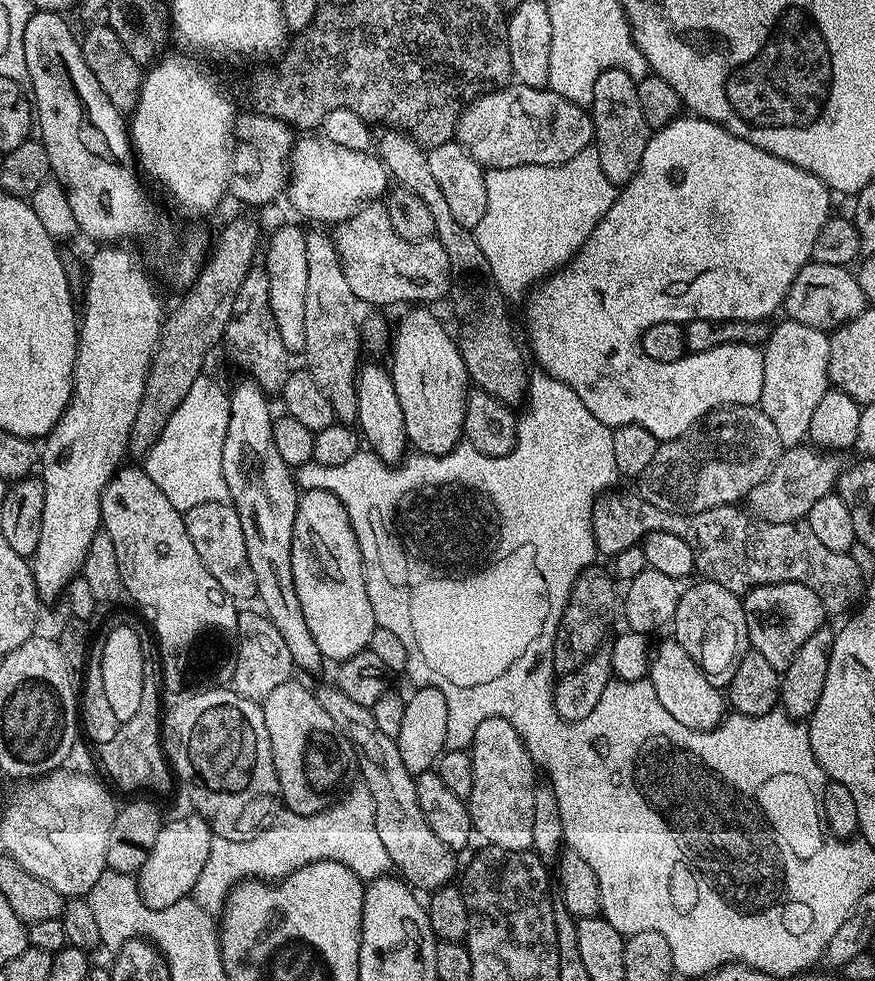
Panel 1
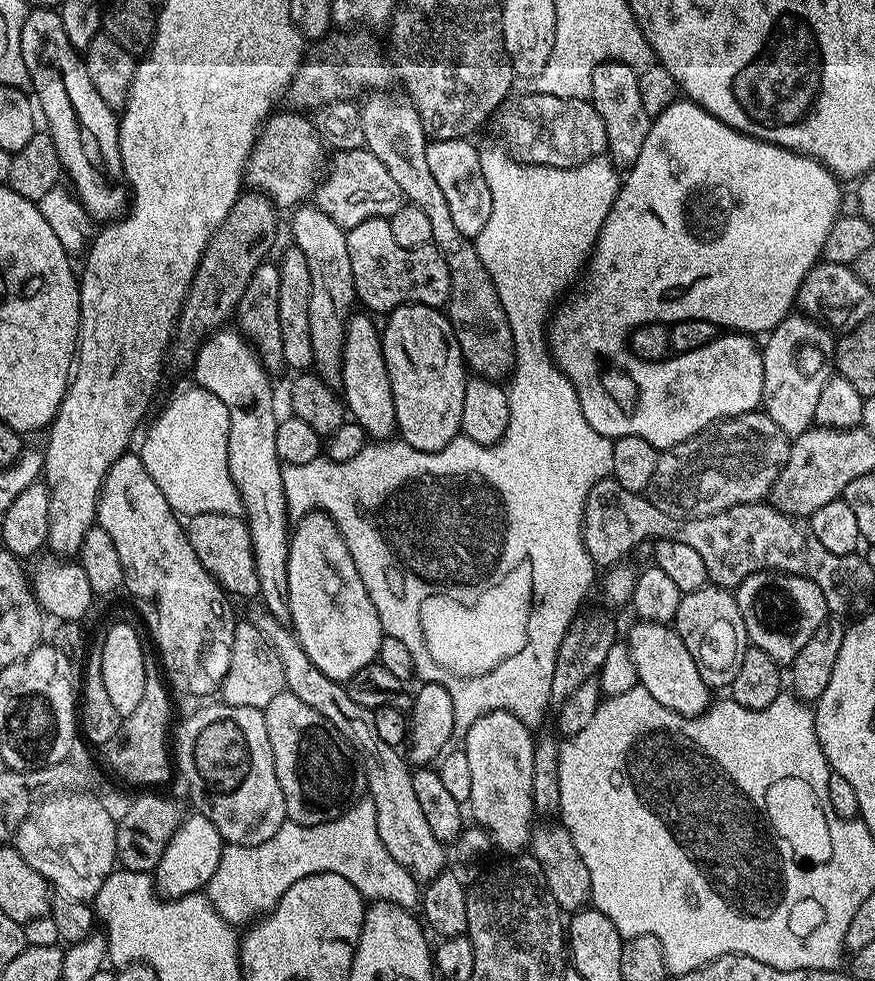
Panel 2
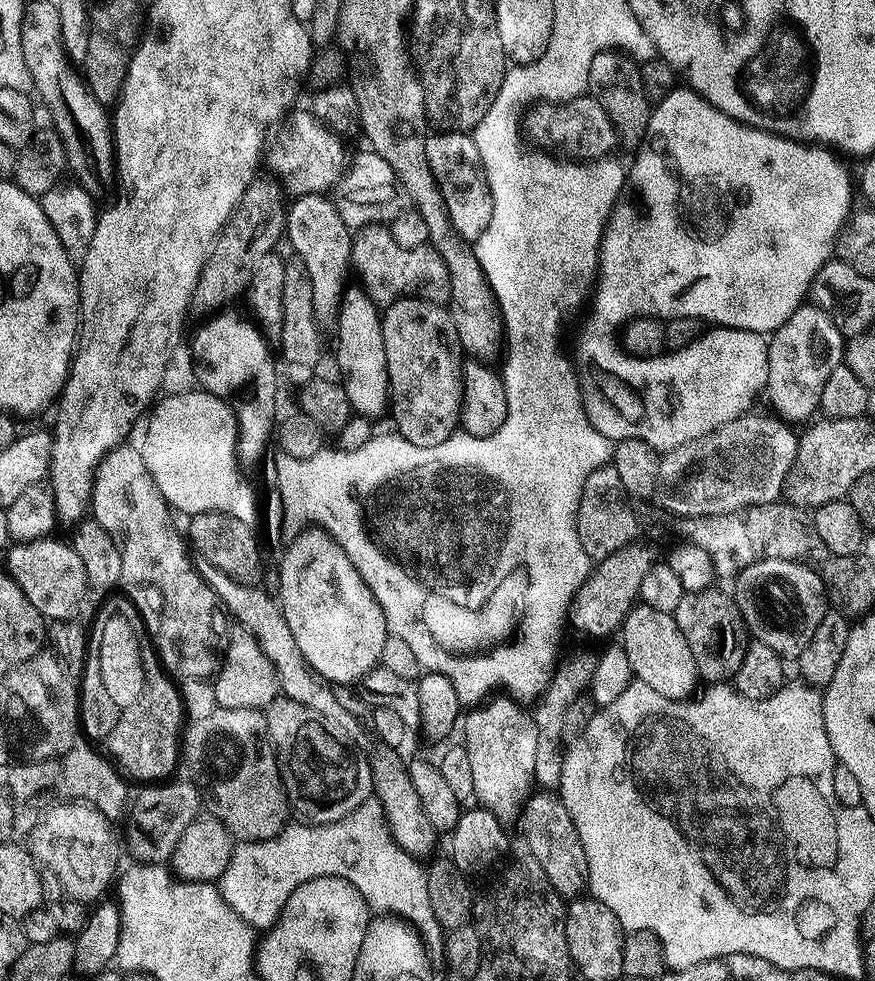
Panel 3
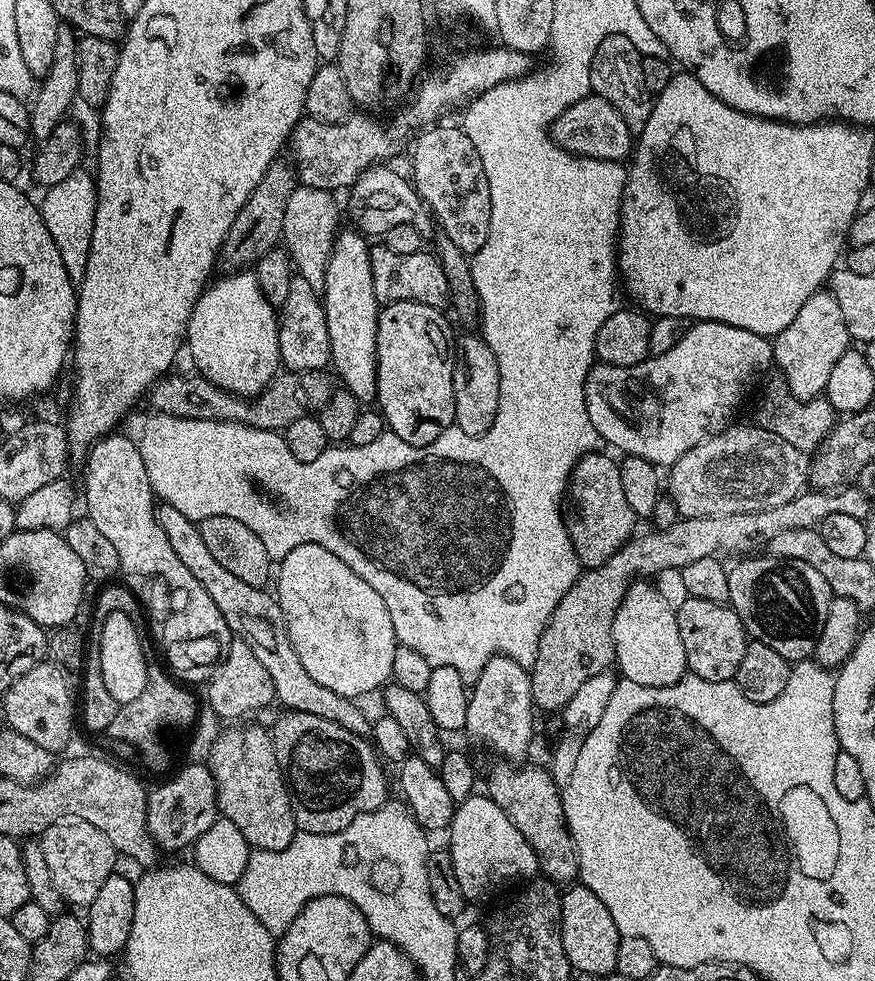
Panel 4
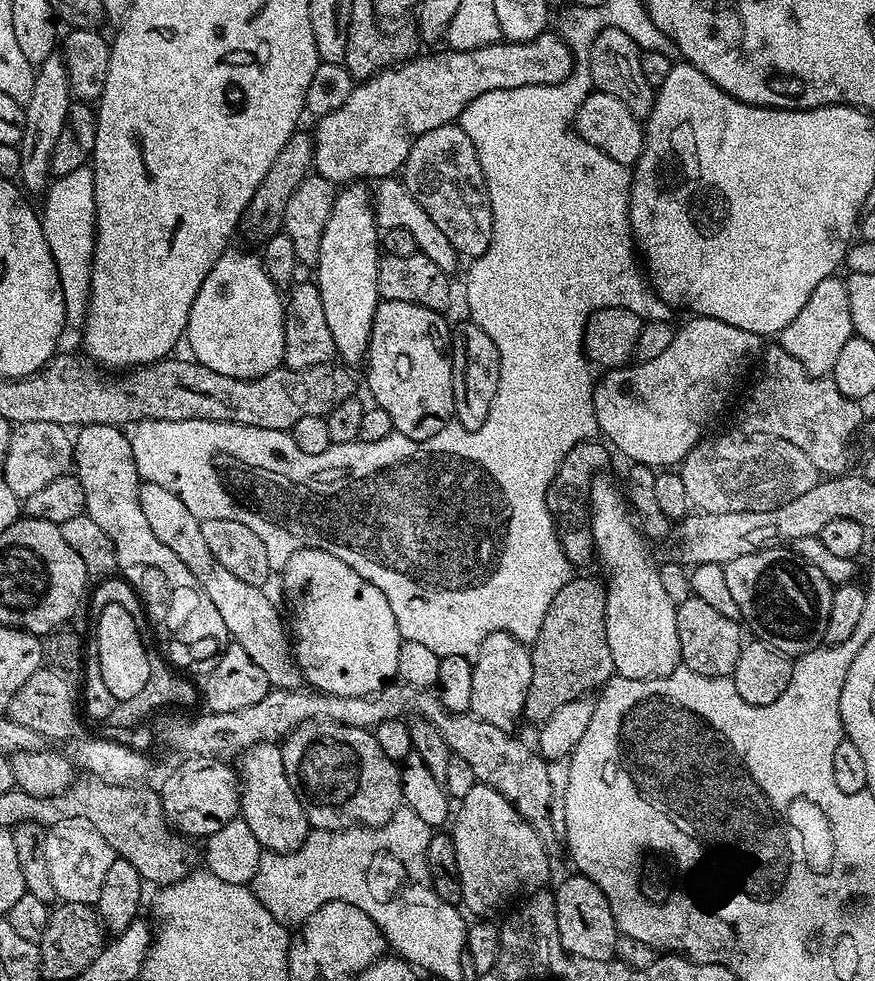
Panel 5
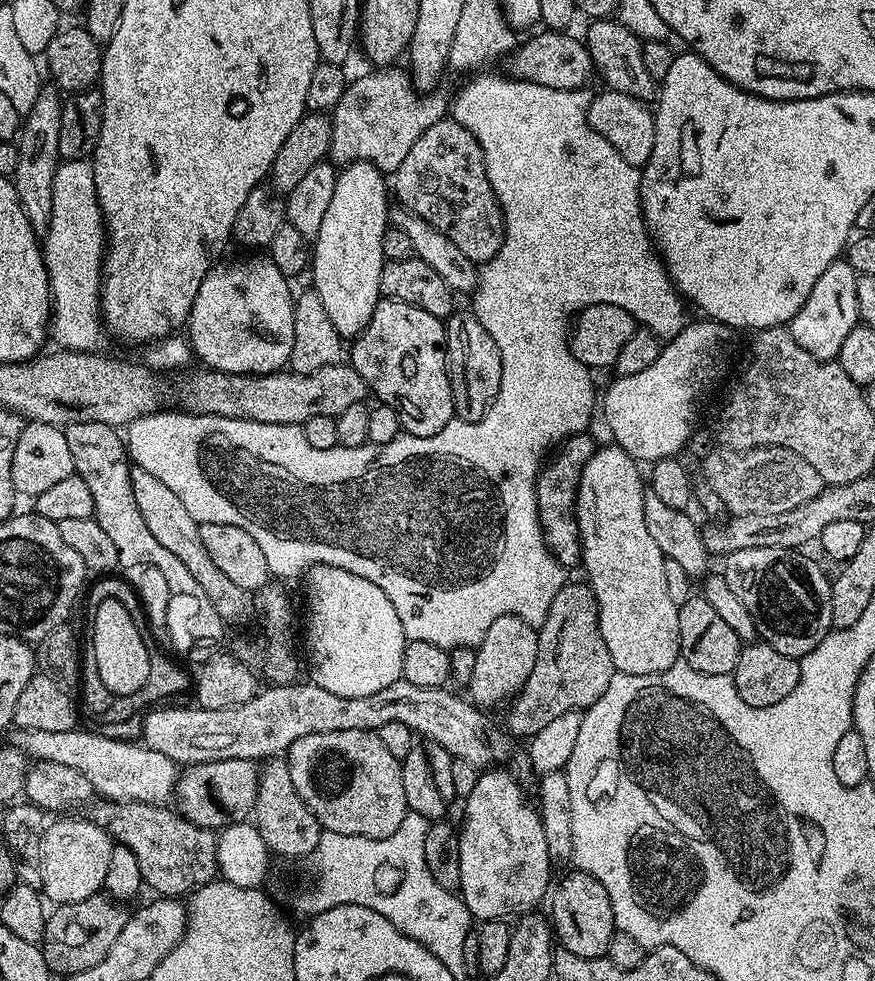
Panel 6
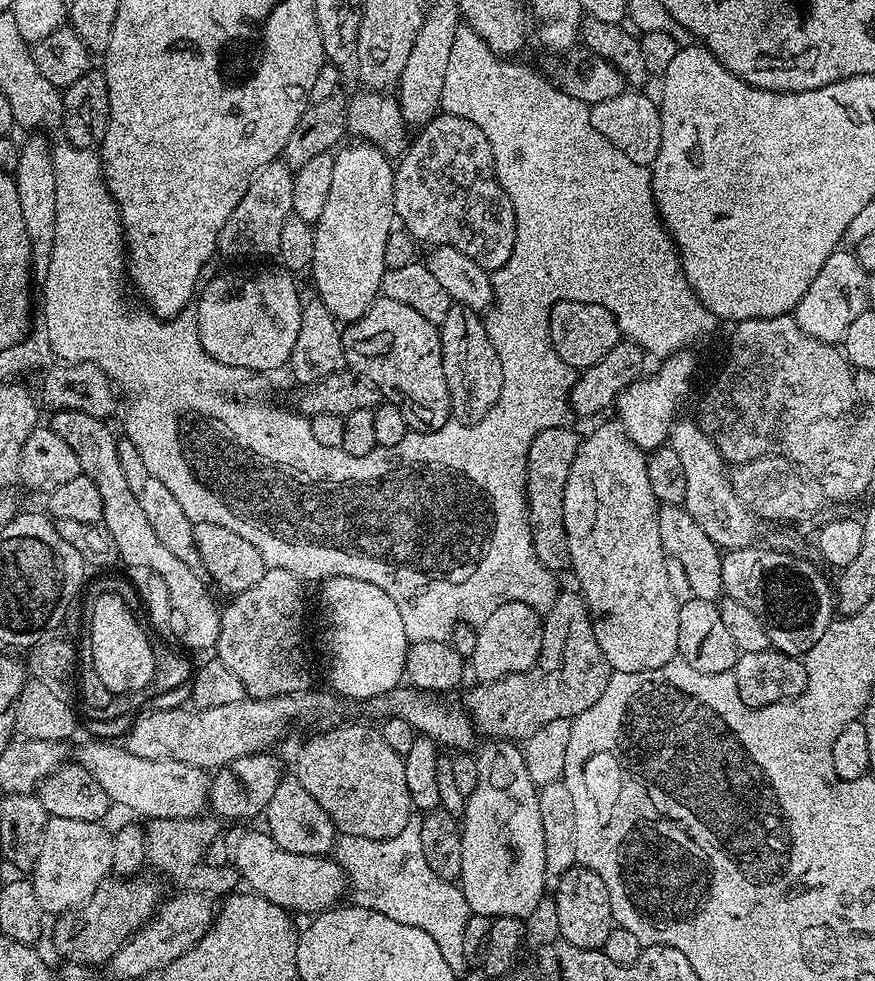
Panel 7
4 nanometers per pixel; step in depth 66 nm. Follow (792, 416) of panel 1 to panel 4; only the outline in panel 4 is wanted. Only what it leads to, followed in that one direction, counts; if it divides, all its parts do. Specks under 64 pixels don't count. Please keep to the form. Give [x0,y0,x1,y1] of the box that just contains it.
[772,290,850,398]

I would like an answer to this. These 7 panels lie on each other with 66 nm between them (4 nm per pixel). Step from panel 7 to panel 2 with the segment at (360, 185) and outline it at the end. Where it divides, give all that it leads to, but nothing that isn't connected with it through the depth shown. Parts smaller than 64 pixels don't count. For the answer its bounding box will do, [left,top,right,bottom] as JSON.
[340,315,397,442]

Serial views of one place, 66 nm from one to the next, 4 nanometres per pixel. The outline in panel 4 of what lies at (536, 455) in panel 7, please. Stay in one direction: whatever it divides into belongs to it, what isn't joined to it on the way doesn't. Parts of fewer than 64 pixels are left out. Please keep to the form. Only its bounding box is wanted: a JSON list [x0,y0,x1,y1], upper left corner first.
[566,450,638,569]

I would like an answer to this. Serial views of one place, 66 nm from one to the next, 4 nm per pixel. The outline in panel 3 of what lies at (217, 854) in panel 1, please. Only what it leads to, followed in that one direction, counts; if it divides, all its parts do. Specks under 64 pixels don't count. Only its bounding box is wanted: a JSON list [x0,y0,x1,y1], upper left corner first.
[218,798,446,957]

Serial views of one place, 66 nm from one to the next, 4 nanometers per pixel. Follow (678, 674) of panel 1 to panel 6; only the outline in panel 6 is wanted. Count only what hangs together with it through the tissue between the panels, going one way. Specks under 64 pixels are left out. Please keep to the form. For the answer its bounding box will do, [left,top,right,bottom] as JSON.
[576,446,680,676]

